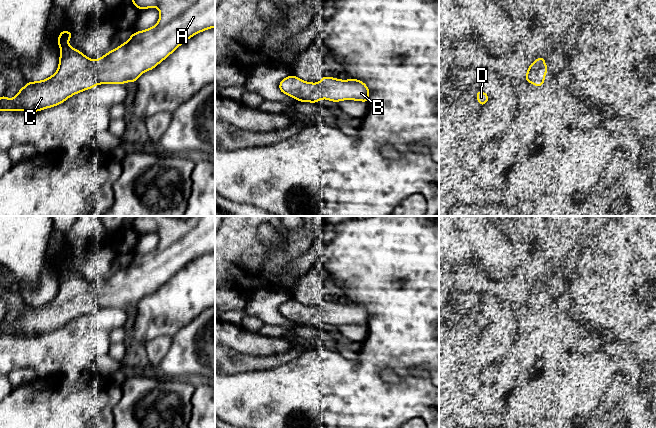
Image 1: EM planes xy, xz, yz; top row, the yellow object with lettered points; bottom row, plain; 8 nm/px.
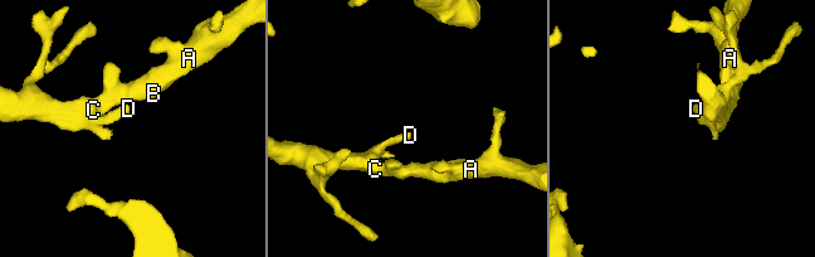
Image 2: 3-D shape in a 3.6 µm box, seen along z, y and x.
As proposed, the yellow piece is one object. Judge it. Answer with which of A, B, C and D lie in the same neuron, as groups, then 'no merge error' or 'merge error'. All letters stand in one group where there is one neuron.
A B C D; no merge error

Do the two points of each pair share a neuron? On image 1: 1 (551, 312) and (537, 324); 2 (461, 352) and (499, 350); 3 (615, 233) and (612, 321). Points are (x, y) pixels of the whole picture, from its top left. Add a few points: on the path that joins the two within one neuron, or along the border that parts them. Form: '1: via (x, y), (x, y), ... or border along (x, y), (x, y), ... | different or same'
1: border along (540, 311), (543, 324) | different
2: border along (481, 330), (466, 364) | different
3: via (615, 255), (613, 299) | same

